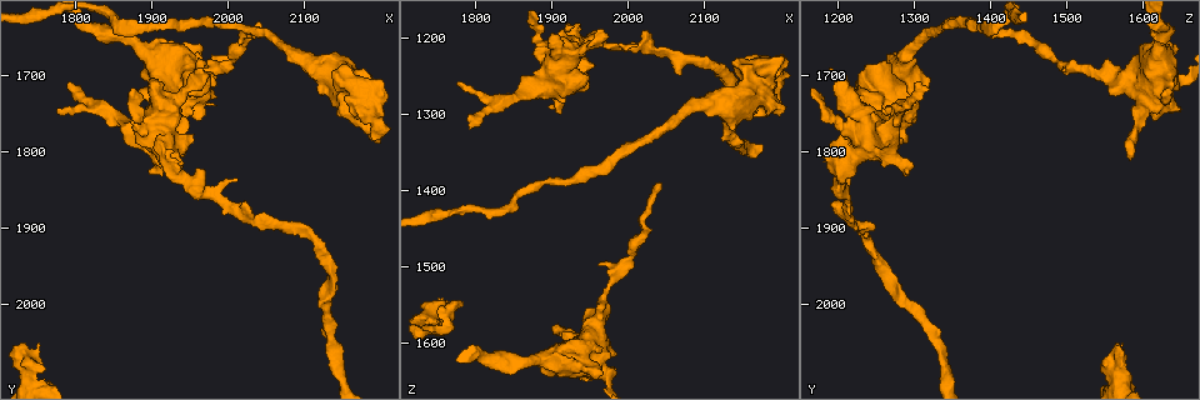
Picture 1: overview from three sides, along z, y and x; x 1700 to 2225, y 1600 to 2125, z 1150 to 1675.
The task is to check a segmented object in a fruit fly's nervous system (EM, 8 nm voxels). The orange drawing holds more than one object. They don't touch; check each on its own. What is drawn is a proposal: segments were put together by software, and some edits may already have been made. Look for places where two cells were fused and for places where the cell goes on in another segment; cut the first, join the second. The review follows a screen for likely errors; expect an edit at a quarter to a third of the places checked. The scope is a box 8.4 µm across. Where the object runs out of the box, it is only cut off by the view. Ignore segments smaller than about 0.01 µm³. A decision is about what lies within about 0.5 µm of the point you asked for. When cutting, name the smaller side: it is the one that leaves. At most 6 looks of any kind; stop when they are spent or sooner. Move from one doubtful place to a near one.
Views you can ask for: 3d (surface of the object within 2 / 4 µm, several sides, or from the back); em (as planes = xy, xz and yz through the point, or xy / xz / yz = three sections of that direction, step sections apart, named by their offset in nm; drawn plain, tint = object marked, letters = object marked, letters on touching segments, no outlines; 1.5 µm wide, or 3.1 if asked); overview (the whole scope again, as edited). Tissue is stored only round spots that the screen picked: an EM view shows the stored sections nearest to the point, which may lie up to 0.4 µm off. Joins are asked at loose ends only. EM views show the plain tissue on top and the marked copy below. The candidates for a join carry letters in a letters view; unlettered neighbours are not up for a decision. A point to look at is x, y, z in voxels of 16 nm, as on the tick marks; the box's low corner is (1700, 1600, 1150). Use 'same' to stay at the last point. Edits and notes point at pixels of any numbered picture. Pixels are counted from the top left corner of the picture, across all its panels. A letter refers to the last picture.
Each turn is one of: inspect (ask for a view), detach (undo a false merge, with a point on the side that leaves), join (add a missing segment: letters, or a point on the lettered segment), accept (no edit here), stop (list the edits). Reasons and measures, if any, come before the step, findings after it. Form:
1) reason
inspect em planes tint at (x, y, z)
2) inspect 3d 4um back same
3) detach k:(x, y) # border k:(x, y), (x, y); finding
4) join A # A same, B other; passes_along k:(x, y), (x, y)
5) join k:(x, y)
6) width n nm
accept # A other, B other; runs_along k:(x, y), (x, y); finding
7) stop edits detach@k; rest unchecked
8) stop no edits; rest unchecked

thick turns thin
inspect 3d 4um back at (1930, 1830, 1200)

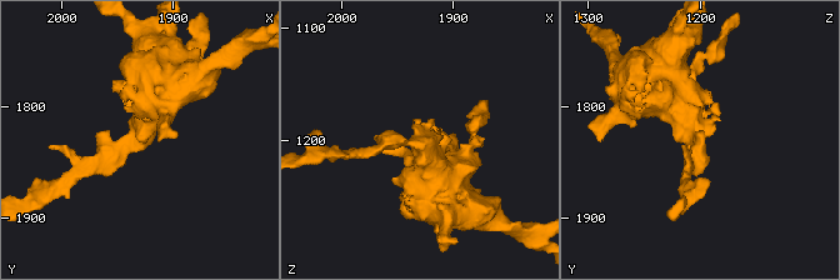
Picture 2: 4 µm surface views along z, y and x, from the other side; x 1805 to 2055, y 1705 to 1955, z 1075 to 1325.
arm_widths 180, 600 nm; need the tissue
inspect em planes letters at (1934, 1832, 1200)

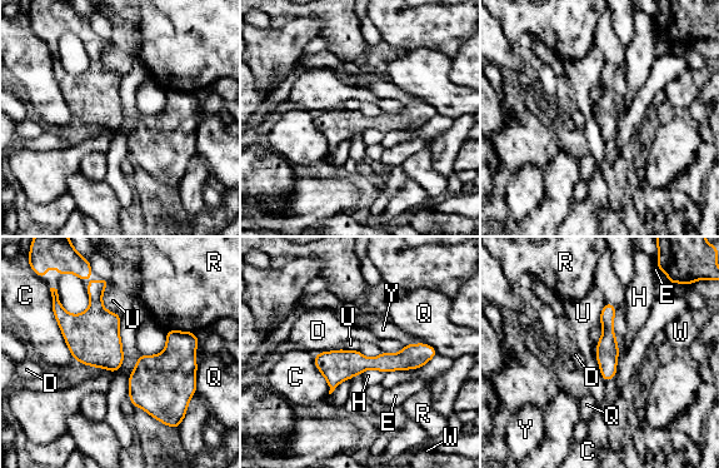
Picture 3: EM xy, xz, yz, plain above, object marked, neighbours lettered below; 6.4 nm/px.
width 140 nm
accept # C other, D other, E other, H other, Q other, R other, U other, W other, Y other; runs_along 3:(425, 350), (384, 363), (316, 359); one cell here

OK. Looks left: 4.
stops while still wide
inspect em planes letters at (1750, 2050, 1570)

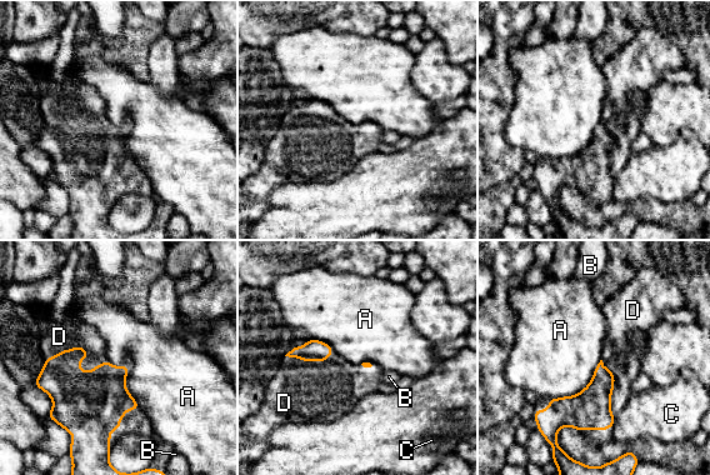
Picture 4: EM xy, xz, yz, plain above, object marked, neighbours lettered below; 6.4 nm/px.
longest_contact A 440 nm
join D # A other, B other, C other, D same; passes_along 4:(70, 389), (70, 350), (59, 336); the cell continues

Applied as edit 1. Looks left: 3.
inspect overview

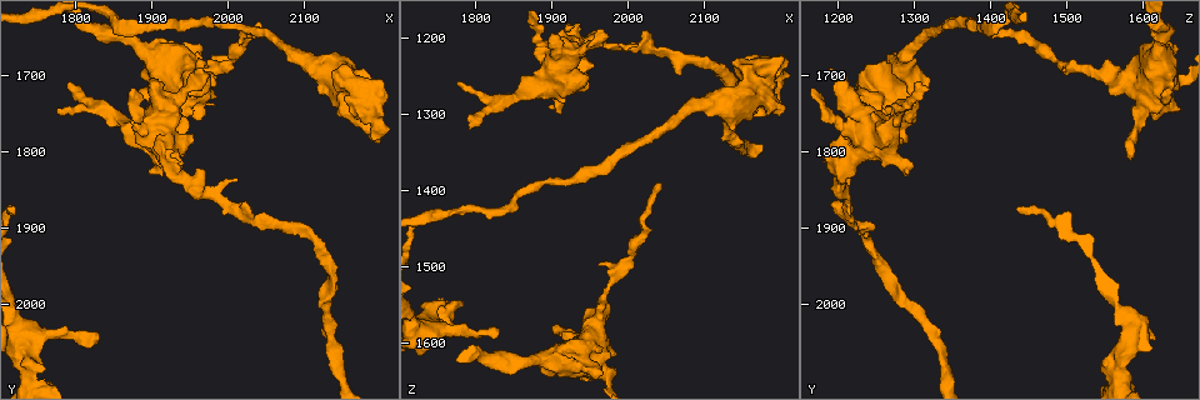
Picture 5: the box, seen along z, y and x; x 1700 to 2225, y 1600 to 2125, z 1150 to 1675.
an open end
inspect em yz step 4 letters at (1790, 1710, 1300)

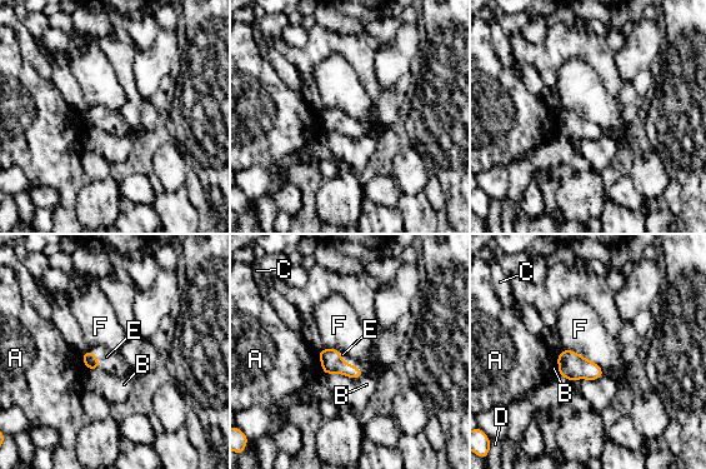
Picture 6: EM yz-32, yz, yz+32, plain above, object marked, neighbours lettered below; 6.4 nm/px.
cut it another way
inspect em planes letters same

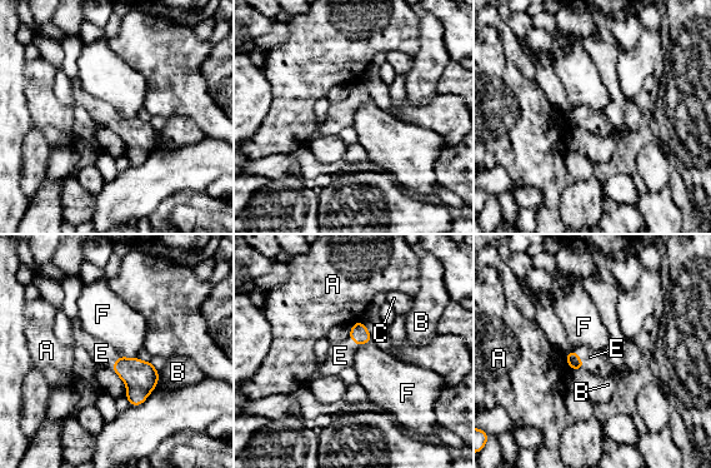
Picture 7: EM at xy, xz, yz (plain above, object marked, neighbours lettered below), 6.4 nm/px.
join E # A other, B other, C other, E same, F other; passes_along 7:(572, 358), (580, 359), (595, 362); the cell continues

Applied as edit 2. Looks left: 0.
stop edits join@4, join@7; rest unchecked

